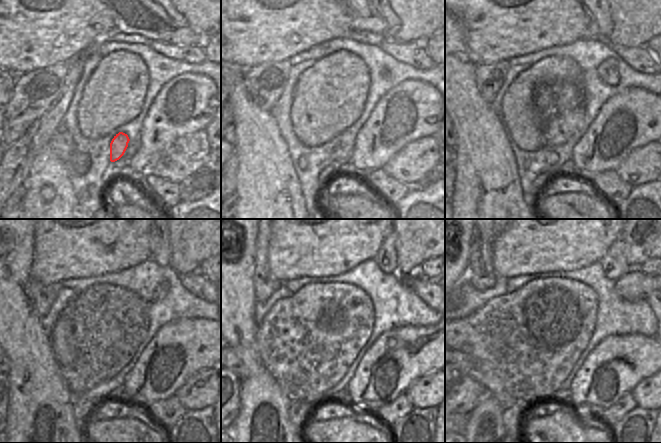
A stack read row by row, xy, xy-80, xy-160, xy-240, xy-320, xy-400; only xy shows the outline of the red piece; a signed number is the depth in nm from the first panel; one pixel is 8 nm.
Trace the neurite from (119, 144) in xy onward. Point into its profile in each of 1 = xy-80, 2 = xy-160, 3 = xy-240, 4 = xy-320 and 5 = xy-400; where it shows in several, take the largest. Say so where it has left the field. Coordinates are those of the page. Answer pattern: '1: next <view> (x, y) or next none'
1: next xy-80 (332, 170)
2: next xy-160 (541, 181)
3: next xy-240 (83, 408)
4: next xy-320 (300, 413)
5: next xy-400 (514, 417)

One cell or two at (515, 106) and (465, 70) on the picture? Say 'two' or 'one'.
two

